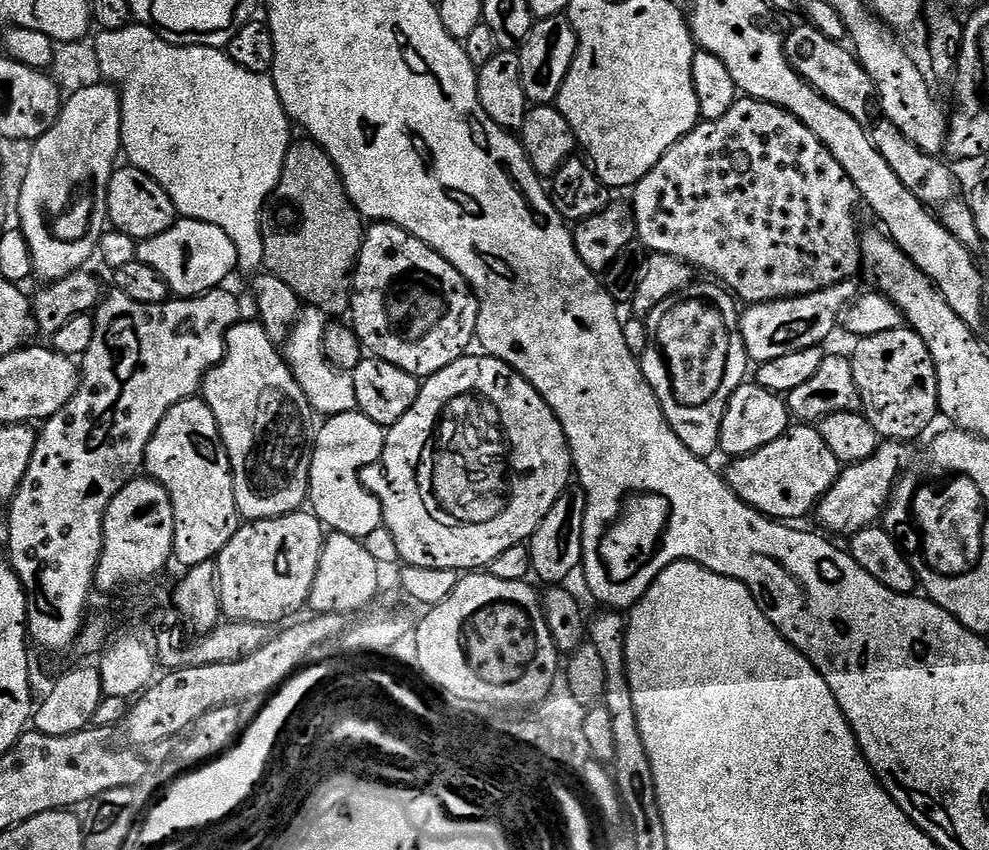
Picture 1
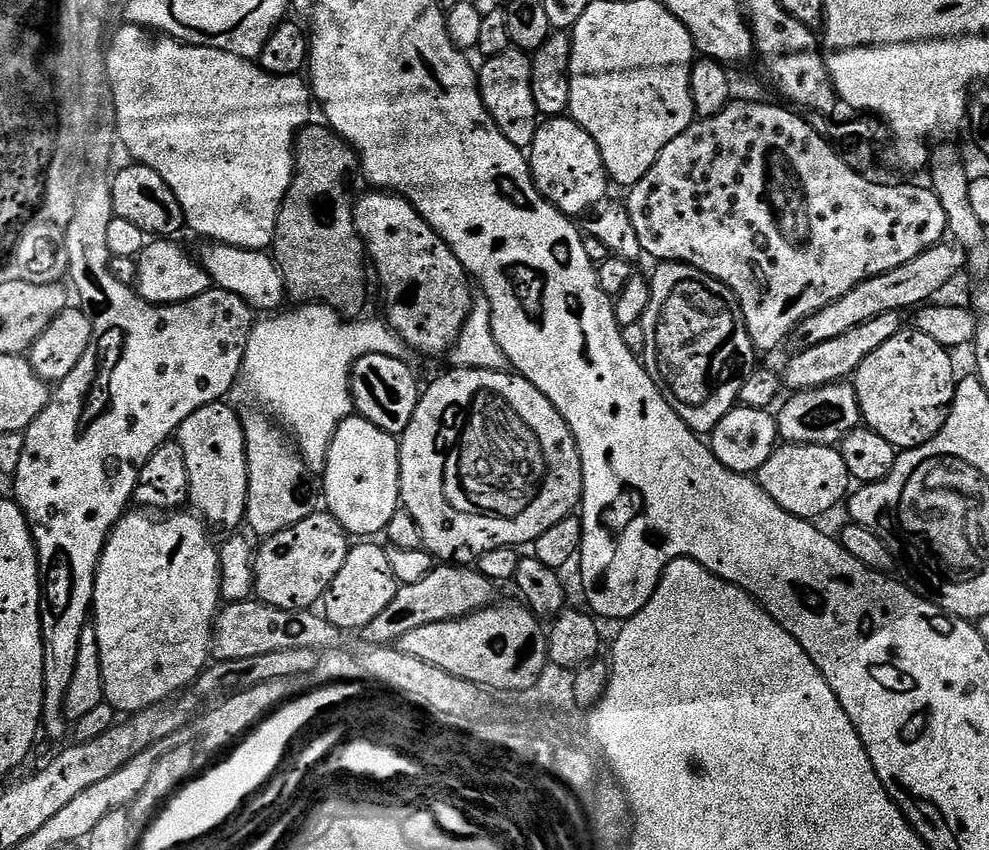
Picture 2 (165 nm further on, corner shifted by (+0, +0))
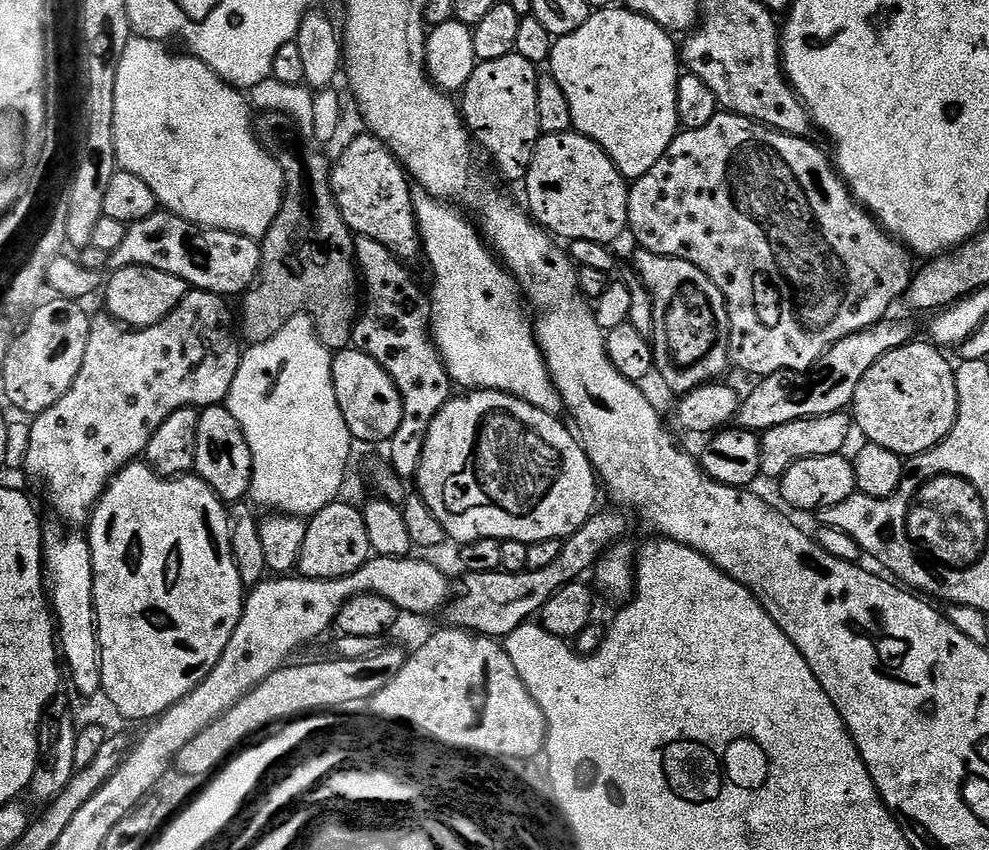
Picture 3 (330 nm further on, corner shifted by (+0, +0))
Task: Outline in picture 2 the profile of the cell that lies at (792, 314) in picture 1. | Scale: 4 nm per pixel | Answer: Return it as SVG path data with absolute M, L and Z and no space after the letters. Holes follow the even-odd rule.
M941 242L936 244L934 247L929 248L927 252L918 254L918 258L914 258L910 262L906 262L902 266L890 270L886 274L878 274L874 278L862 282L857 288L850 290L850 294L842 294L842 298L830 302L830 306L818 310L810 318L803 320L798 327L792 329L790 344L793 344L793 349L796 350L818 346L822 342L830 342L830 338L838 338L838 334L846 334L846 330L854 330L854 326L858 326L870 318L878 318L878 314L886 314L887 312L903 313L905 311L904 308L912 308L911 310L919 309L921 306L927 305L933 298L939 297L936 295L960 271L962 273L965 271L967 262L968 254L960 244L955 242Z

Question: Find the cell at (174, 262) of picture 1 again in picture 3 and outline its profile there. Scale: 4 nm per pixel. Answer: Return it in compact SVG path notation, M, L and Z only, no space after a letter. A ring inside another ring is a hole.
M139 264L115 269L111 275L109 280L107 277L106 287L102 292L104 304L108 307L105 308L107 315L133 330L152 328L165 320L184 301L190 291L190 285L182 278L166 274L162 270L141 268Z

